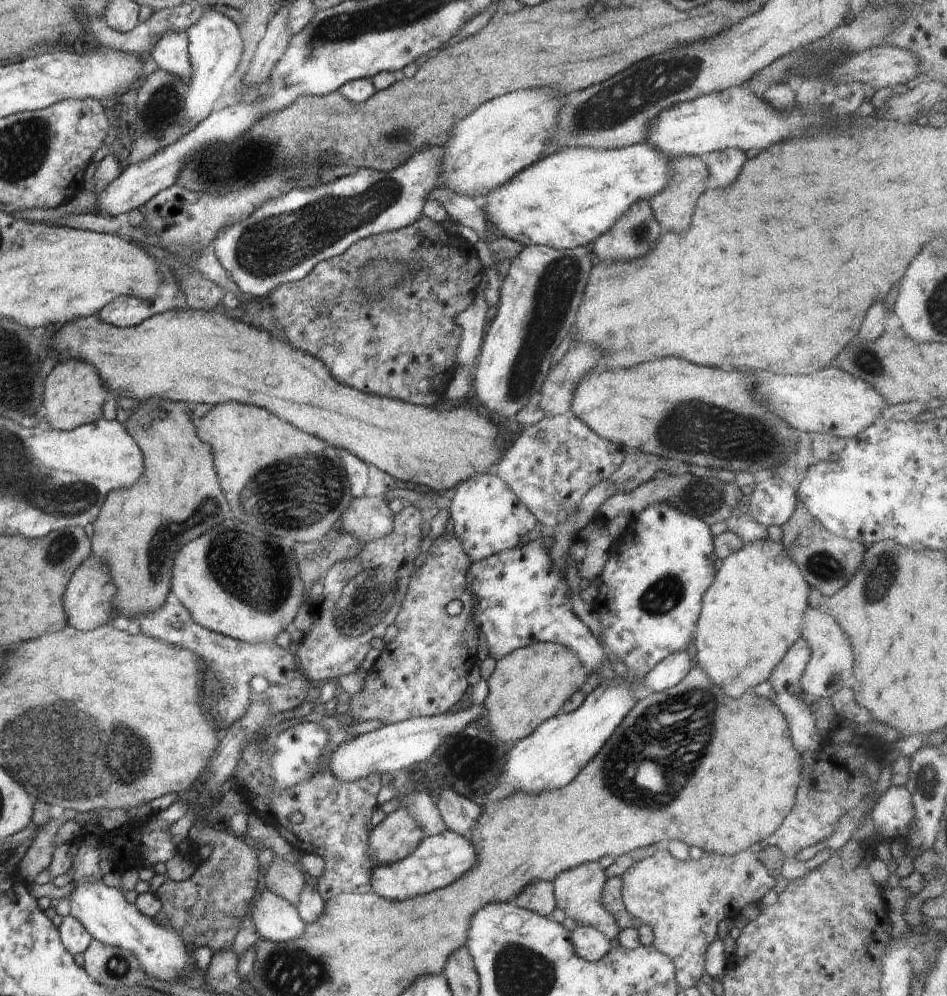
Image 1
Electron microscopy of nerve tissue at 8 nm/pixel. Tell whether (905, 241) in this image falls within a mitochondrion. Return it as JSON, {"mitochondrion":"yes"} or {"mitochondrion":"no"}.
{"mitochondrion":"no"}

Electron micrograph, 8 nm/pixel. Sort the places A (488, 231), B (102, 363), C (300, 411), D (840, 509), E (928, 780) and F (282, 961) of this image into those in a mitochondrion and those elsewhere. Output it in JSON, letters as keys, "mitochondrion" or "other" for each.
{"A":"other","B":"other","C":"other","D":"other","E":"mitochondrion","F":"mitochondrion"}

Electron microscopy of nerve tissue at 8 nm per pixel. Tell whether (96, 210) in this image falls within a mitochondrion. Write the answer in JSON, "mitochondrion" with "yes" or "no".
{"mitochondrion":"no"}

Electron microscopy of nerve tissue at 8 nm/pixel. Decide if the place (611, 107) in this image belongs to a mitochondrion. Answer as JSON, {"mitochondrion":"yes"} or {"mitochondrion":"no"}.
{"mitochondrion":"yes"}

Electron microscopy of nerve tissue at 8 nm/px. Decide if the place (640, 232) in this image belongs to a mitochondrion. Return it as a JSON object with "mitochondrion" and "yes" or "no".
{"mitochondrion":"yes"}

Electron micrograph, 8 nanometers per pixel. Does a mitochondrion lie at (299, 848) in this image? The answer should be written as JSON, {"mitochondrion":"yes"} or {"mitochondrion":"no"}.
{"mitochondrion":"no"}

